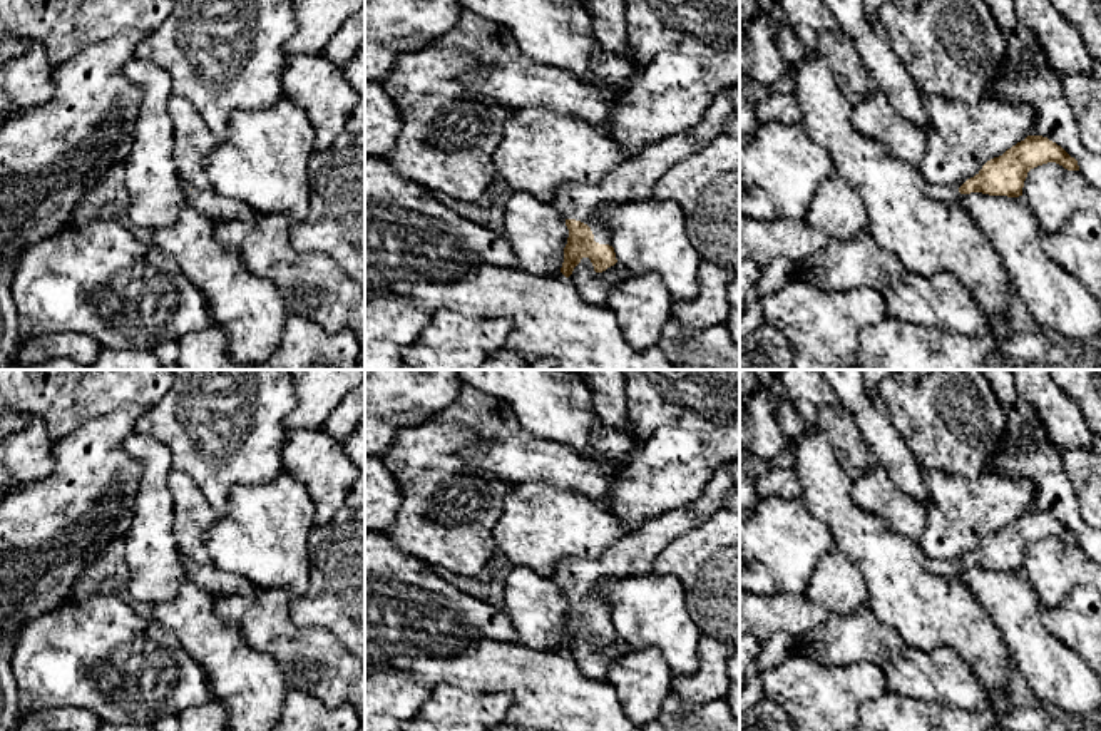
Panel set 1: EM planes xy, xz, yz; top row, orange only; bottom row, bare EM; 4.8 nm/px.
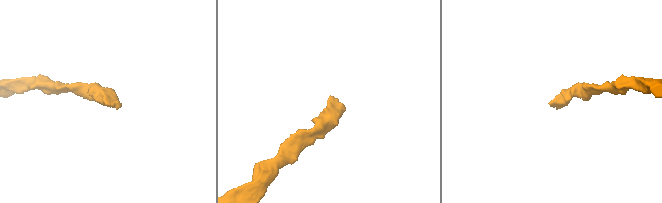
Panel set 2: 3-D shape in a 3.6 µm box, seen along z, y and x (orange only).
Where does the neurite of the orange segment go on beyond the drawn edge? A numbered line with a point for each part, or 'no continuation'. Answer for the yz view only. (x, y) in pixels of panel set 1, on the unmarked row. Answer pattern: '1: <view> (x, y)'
1: yz (951, 569)

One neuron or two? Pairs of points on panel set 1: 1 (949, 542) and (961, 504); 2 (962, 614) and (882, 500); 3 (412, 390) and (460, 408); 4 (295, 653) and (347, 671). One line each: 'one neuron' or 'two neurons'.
1: one neuron
2: two neurons
3: two neurons
4: one neuron

